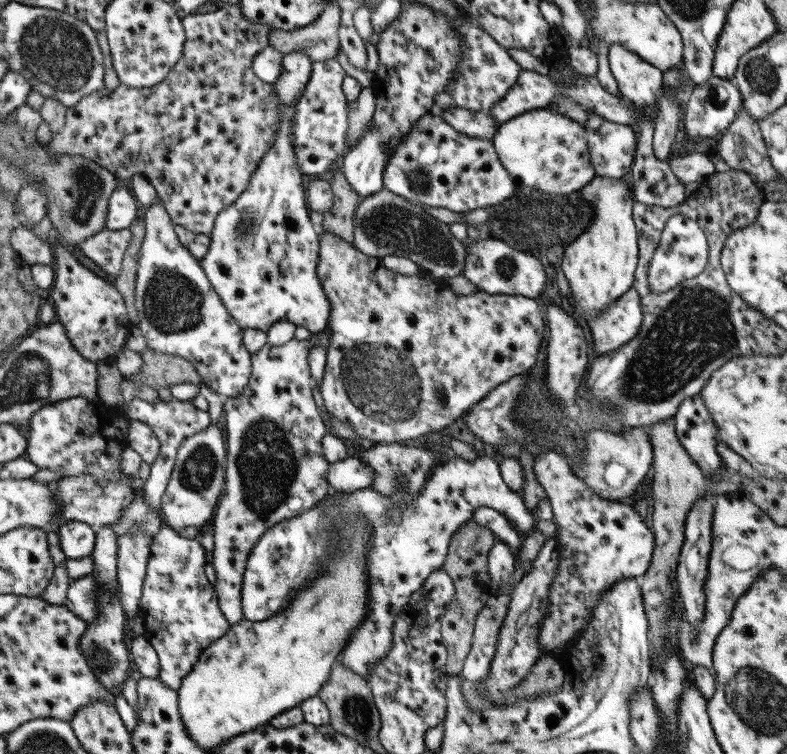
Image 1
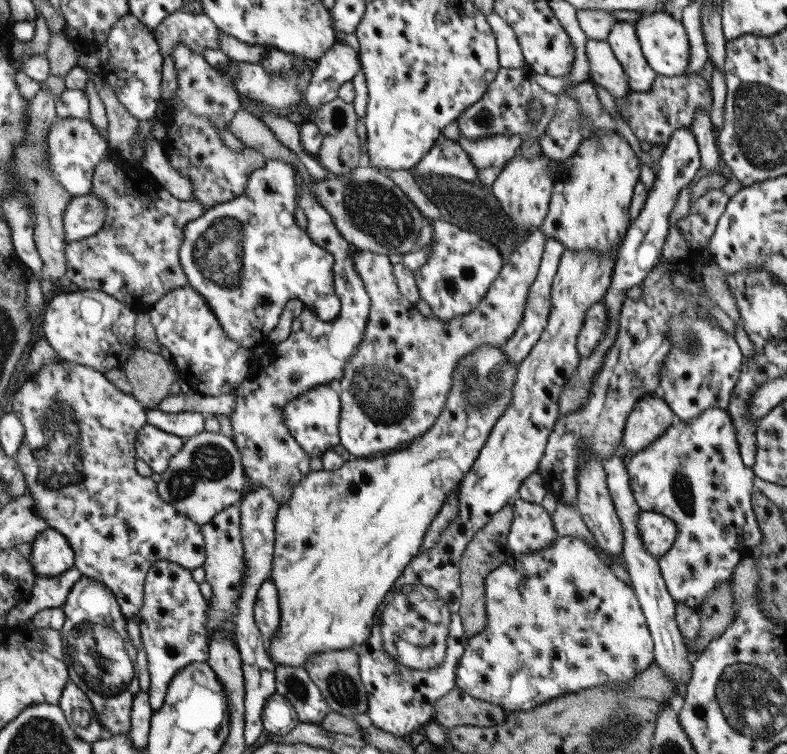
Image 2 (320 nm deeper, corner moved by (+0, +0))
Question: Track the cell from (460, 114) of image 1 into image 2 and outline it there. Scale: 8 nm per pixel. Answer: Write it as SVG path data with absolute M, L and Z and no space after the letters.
M499 134L475 141L459 136L457 140L476 170L476 180L487 187L492 186L503 167L516 155L521 143L517 134Z

